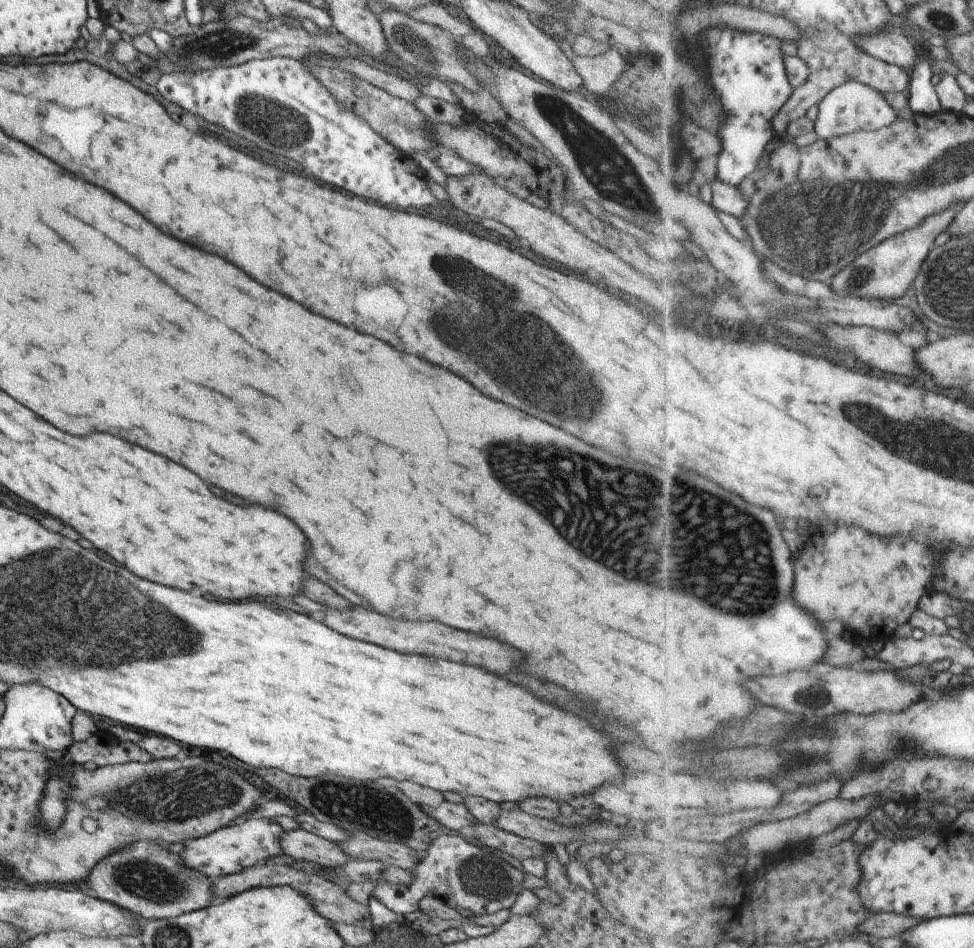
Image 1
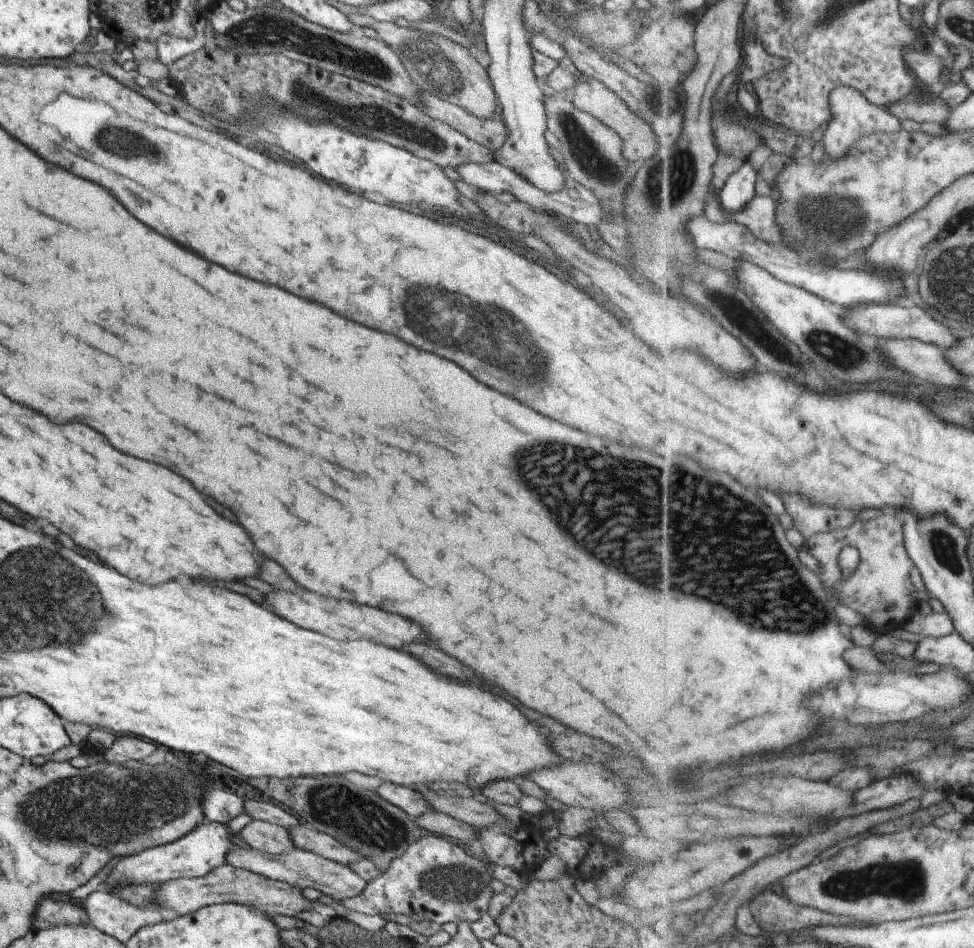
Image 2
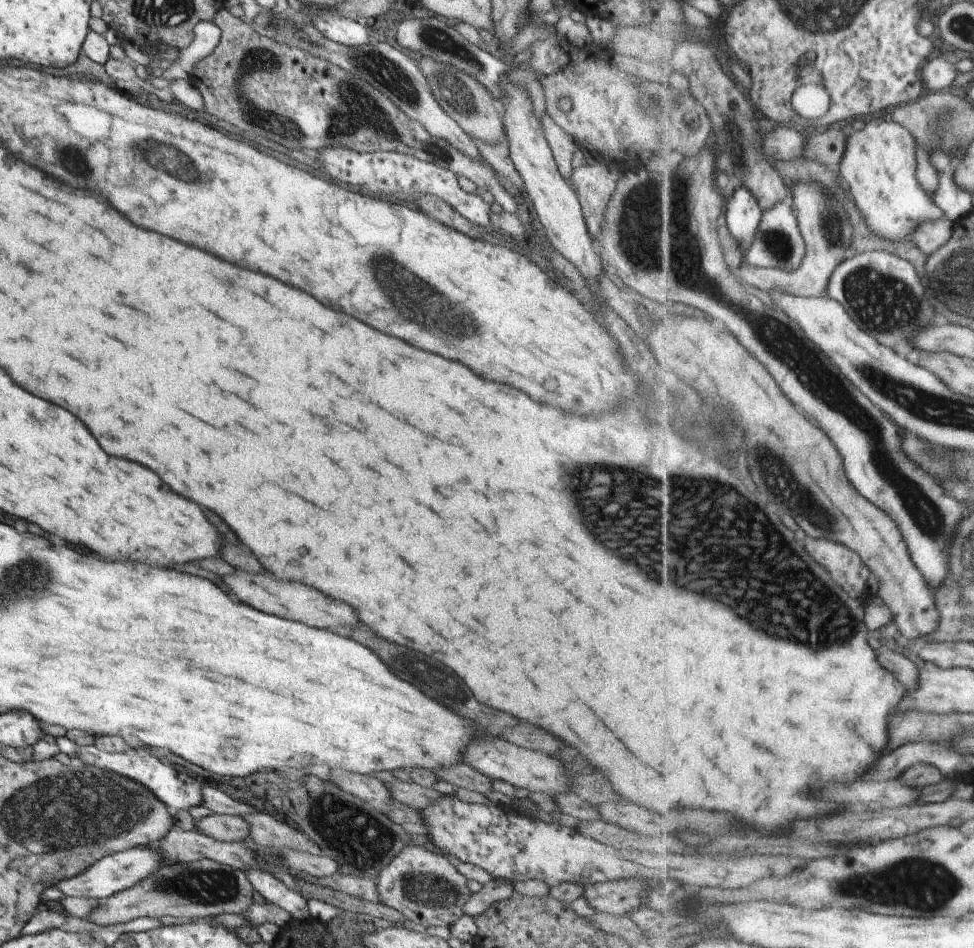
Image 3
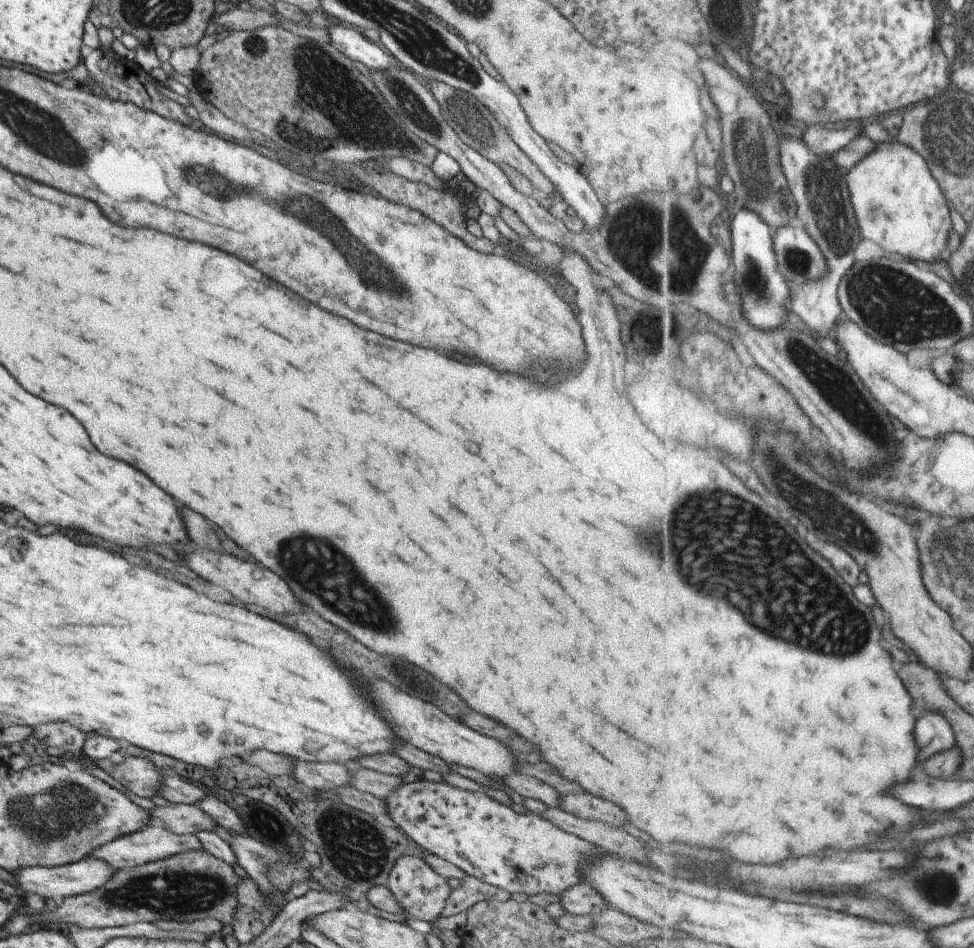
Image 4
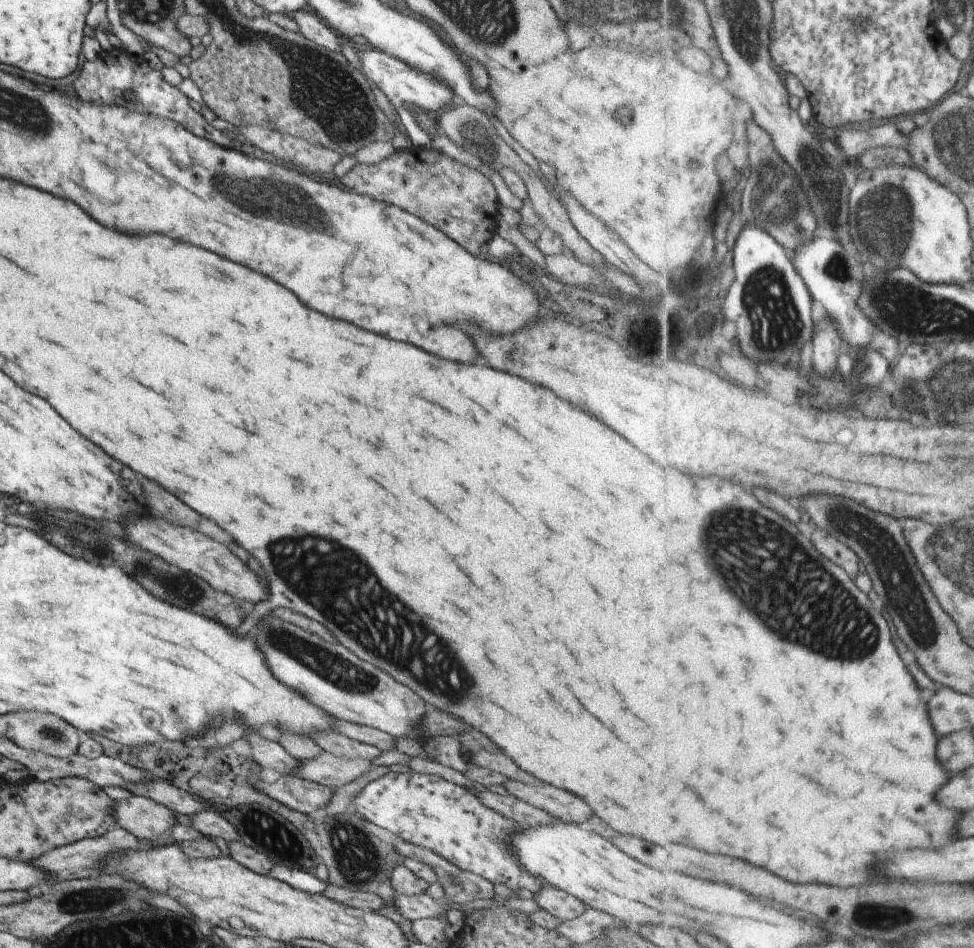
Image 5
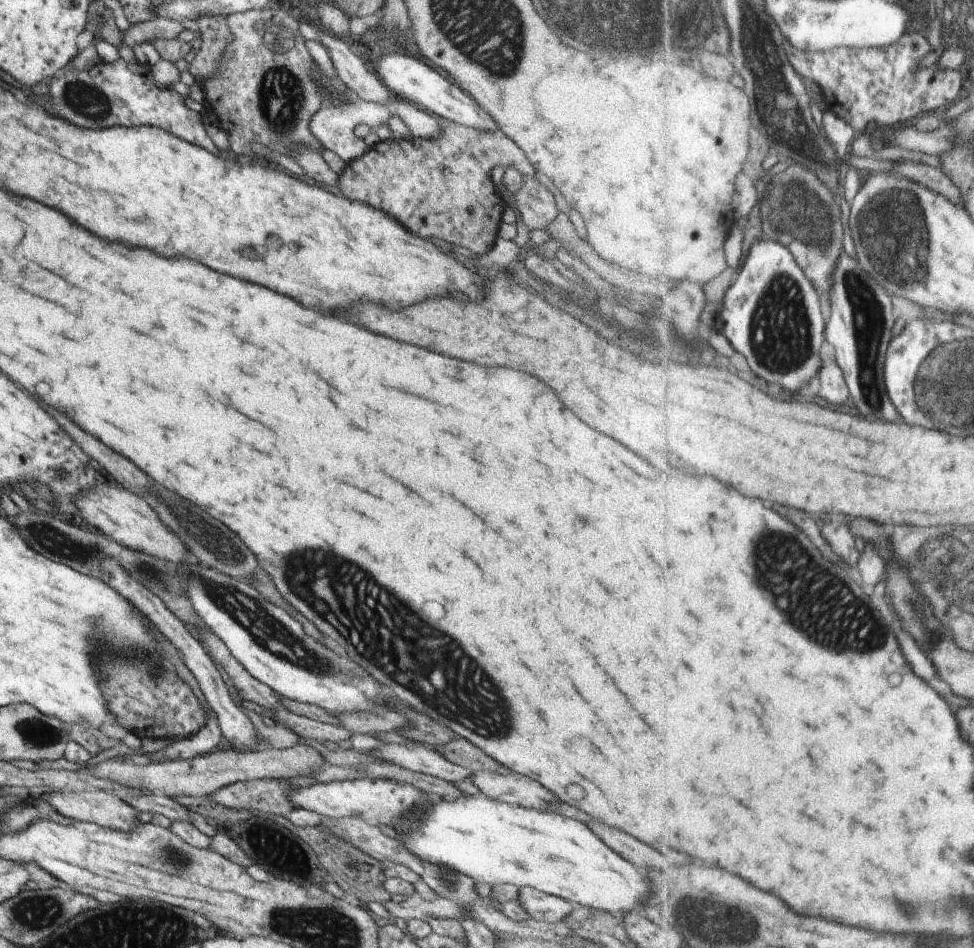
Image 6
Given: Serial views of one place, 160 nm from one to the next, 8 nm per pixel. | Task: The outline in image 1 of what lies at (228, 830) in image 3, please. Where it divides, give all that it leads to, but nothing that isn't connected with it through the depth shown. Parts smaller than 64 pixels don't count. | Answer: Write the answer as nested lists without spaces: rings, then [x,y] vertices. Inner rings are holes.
[[[303,829],[285,831],[280,836],[280,847],[285,855],[315,863],[327,869],[341,867],[353,860],[337,843],[308,833]]]

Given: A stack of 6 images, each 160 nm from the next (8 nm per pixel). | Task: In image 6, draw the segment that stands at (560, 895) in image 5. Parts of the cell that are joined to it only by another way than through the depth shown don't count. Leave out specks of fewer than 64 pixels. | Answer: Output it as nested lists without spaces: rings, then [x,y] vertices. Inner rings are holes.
[[[531,887],[518,890],[518,901],[531,918],[546,923],[556,923],[571,918],[572,903]]]

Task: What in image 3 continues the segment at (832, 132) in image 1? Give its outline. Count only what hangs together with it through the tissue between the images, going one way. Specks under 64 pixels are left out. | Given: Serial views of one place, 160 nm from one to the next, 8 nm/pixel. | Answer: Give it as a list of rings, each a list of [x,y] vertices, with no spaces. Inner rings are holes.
[[[872,118],[867,121],[864,129],[855,131],[847,140],[847,150],[841,160],[841,166],[836,170],[847,184],[854,202],[861,214],[866,219],[869,229],[879,238],[891,240],[891,242],[911,240],[917,226],[923,220],[943,220],[945,212],[937,206],[934,198],[931,198],[926,190],[917,181],[917,150],[915,150],[916,138],[905,126],[893,120],[885,118]]]

